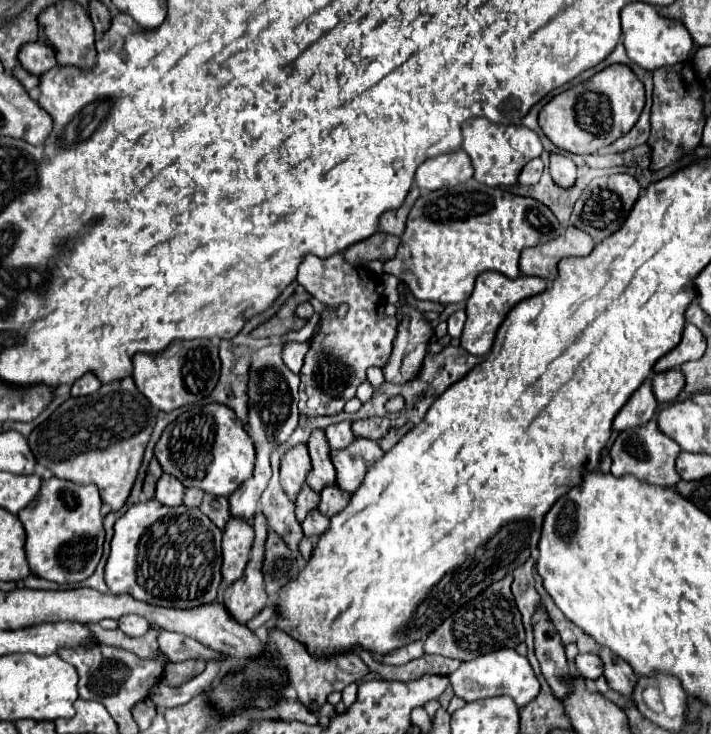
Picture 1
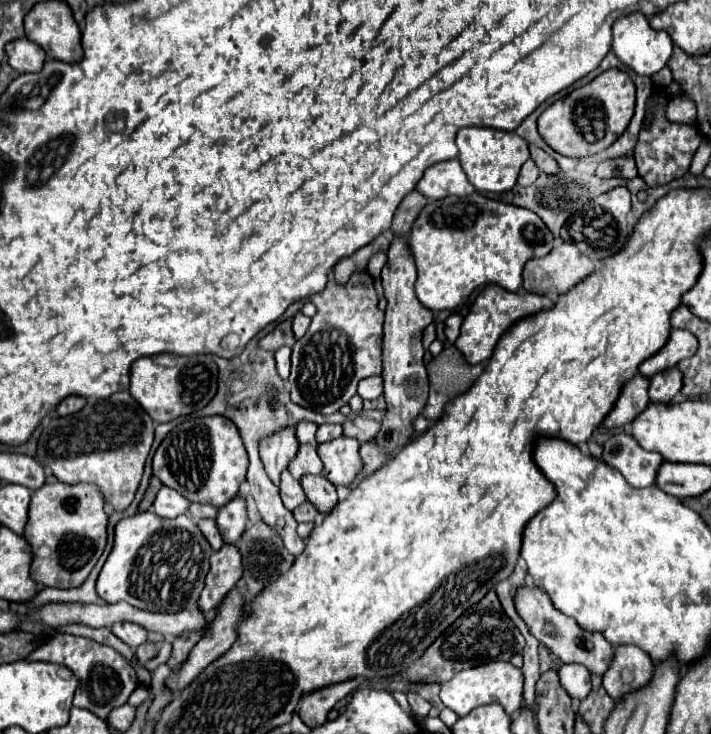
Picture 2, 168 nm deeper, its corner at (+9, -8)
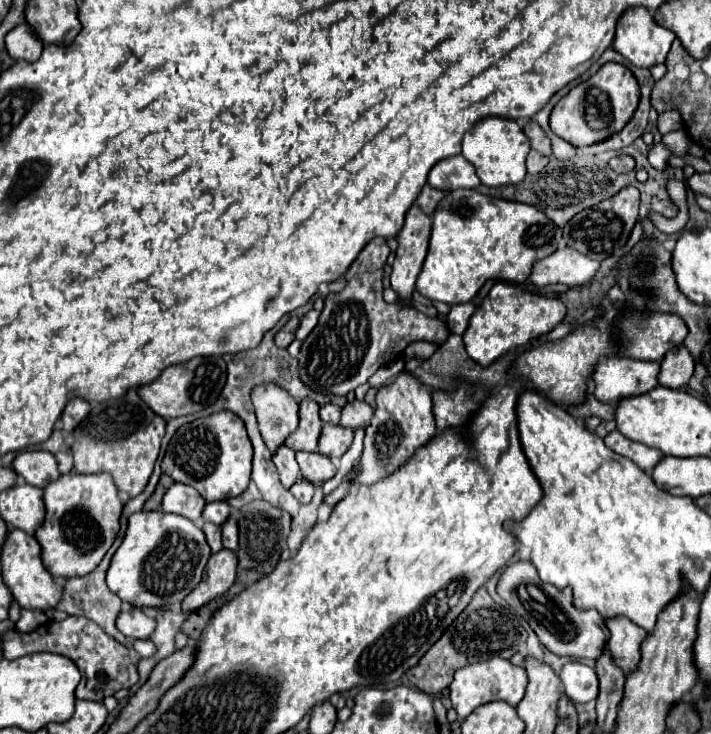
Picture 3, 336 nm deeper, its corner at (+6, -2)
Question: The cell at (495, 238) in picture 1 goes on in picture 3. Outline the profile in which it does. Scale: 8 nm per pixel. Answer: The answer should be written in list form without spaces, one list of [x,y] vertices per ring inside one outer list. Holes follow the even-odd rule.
[[[474,189],[450,191],[436,207],[430,249],[416,289],[430,301],[466,303],[492,277],[526,281],[538,259],[536,249],[550,247],[550,255],[558,249],[560,239],[562,229],[532,205],[492,199]]]

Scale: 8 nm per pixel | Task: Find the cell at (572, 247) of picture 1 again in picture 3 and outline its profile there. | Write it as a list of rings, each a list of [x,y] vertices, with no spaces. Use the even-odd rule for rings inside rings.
[[[564,247],[548,255],[548,259],[540,259],[540,263],[534,263],[530,281],[536,287],[558,283],[566,287],[580,287],[592,281],[598,267],[600,263],[580,255],[578,251],[572,251],[570,247]]]

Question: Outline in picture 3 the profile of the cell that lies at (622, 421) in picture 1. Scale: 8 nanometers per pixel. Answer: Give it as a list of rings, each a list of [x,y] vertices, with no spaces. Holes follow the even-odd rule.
[[[608,357],[596,363],[592,381],[594,395],[602,403],[618,403],[618,399],[642,395],[658,385],[660,363],[638,361],[630,357]]]

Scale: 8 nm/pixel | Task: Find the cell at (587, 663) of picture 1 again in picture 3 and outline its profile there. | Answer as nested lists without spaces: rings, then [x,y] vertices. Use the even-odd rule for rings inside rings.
[[[580,661],[566,663],[560,673],[564,693],[572,703],[588,703],[598,697],[598,677],[596,671]]]

